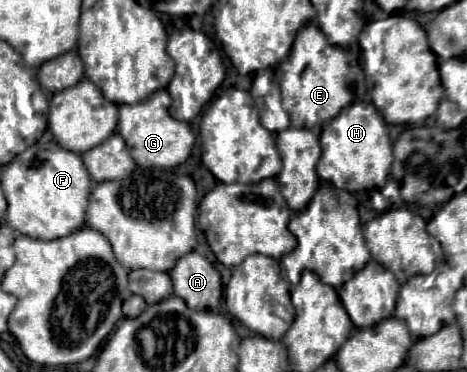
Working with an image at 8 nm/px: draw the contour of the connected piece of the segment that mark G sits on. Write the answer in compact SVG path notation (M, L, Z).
M157 90L145 102L119 106L117 130L125 138L131 158L141 168L175 168L175 166L183 164L191 154L191 148L195 144L195 136L193 136L187 122L179 122L169 116L169 110L167 110L169 104L171 104L169 92Z

